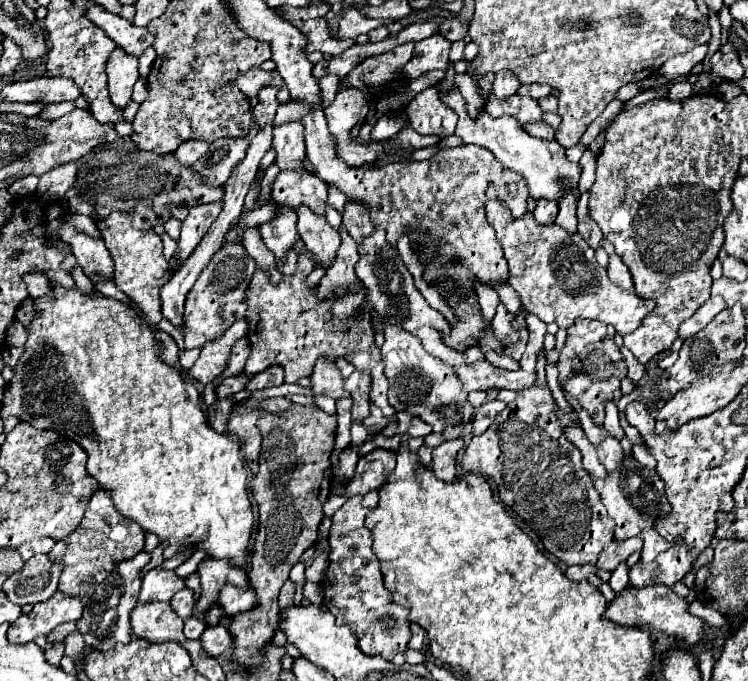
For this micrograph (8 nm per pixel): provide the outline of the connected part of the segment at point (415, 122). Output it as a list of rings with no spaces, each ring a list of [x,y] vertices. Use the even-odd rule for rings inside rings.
[[[430,85],[428,89],[420,91],[406,107],[408,123],[414,127],[420,135],[438,135],[448,137],[454,133],[456,127],[456,115],[440,101],[438,89]]]

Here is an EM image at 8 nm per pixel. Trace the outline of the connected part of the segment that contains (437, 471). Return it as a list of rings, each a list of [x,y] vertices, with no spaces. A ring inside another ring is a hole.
[[[454,439],[454,441],[444,441],[438,447],[434,447],[432,451],[432,465],[430,469],[434,471],[434,475],[446,483],[454,481],[456,477],[456,455],[462,449],[464,441],[462,439]]]

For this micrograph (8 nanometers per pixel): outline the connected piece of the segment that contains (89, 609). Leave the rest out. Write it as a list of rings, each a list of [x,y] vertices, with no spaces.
[[[140,551],[136,557],[122,561],[118,565],[118,571],[112,573],[100,587],[96,589],[96,595],[90,597],[88,605],[84,607],[84,617],[76,623],[80,633],[104,633],[100,637],[100,643],[94,643],[94,649],[100,649],[102,653],[114,651],[118,643],[130,643],[132,639],[132,627],[130,627],[130,613],[138,601],[140,593],[140,569],[150,561],[150,555],[146,551]]]

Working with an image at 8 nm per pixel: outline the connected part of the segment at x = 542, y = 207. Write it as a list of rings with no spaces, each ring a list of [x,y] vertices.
[[[538,199],[536,201],[536,209],[534,209],[534,219],[542,225],[550,225],[554,223],[558,213],[558,203],[554,201],[546,201],[546,199]]]

